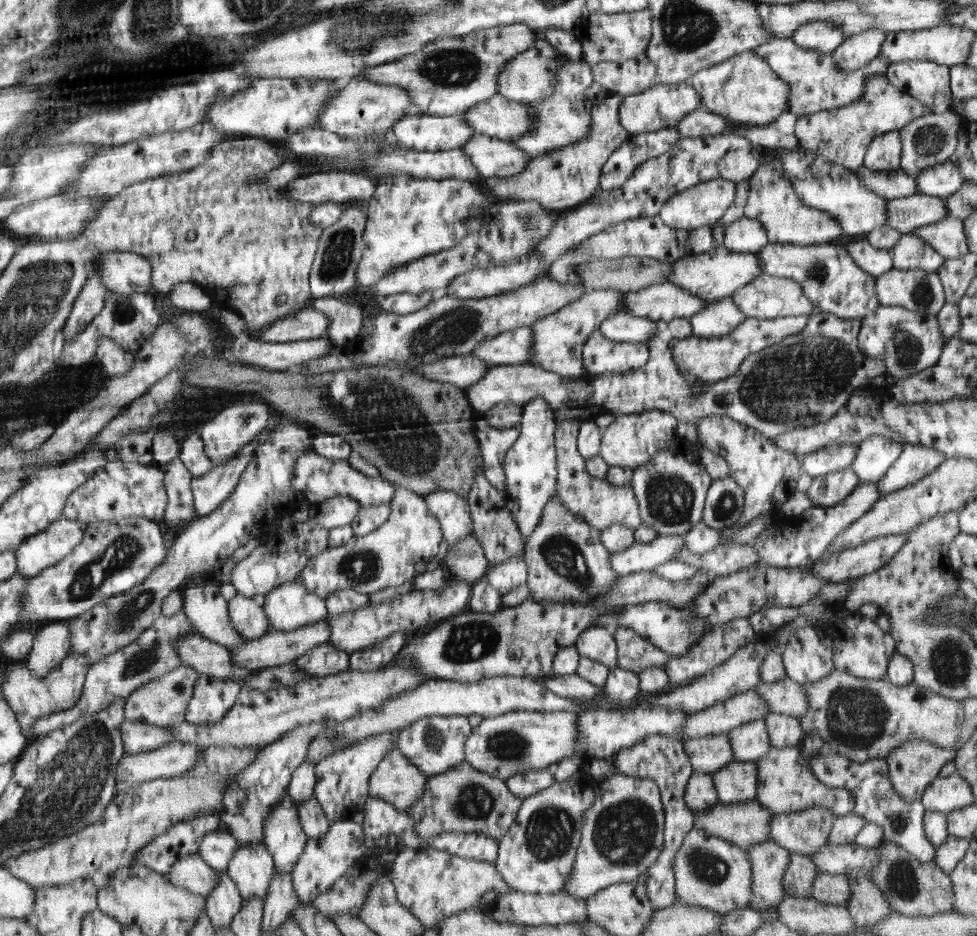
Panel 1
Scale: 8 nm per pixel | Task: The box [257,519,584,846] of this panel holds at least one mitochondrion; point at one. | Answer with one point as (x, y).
(467, 642)

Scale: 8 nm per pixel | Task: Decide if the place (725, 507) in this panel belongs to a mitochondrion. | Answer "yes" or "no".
yes

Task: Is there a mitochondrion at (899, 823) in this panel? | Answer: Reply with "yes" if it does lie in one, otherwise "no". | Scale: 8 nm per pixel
no

